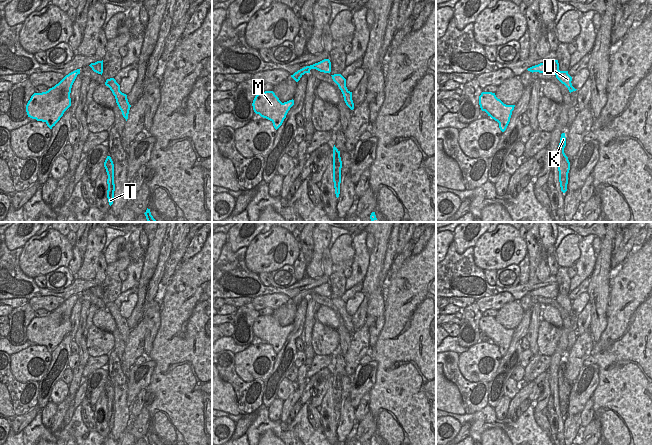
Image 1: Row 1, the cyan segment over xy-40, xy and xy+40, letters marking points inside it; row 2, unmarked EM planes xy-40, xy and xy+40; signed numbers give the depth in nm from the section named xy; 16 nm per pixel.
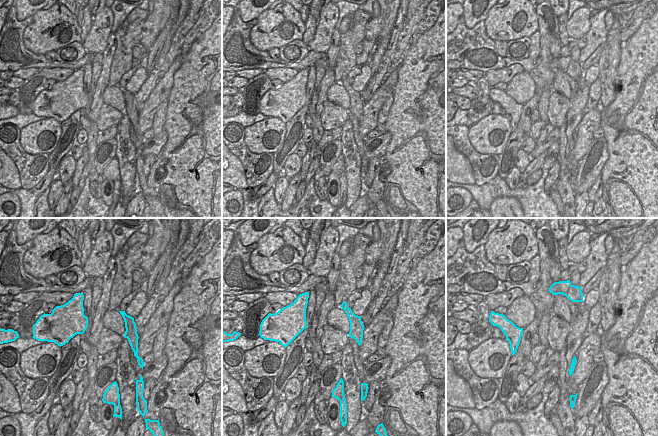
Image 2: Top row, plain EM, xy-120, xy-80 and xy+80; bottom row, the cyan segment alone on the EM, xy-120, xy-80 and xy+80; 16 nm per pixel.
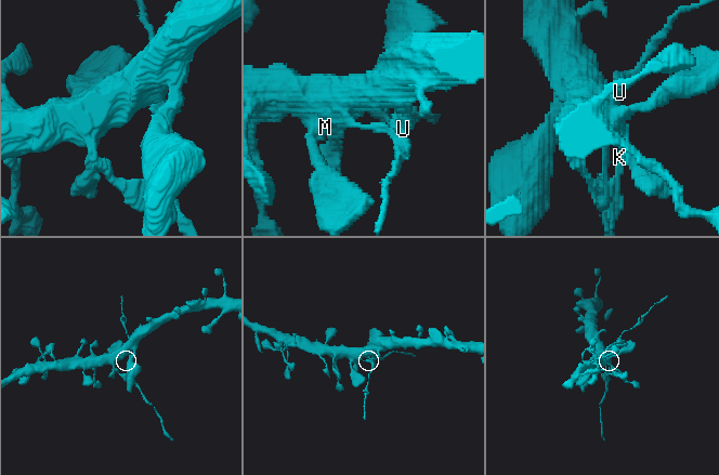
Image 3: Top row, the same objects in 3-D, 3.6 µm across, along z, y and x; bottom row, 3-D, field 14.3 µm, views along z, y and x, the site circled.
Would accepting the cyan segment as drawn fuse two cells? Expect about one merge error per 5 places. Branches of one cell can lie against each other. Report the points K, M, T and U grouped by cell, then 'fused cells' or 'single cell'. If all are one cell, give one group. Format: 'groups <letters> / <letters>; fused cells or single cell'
groups K M T / U; fused cells

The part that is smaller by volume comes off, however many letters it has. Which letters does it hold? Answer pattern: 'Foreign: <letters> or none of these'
Foreign: U

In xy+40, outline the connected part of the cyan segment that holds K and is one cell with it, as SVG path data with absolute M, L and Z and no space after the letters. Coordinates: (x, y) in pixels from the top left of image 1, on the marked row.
M562 133L560 138L560 143L558 146L558 171L559 171L560 187L563 193L567 191L568 173L570 170L570 162L568 160L568 157L564 153L565 146L566 146L566 137L565 133Z

